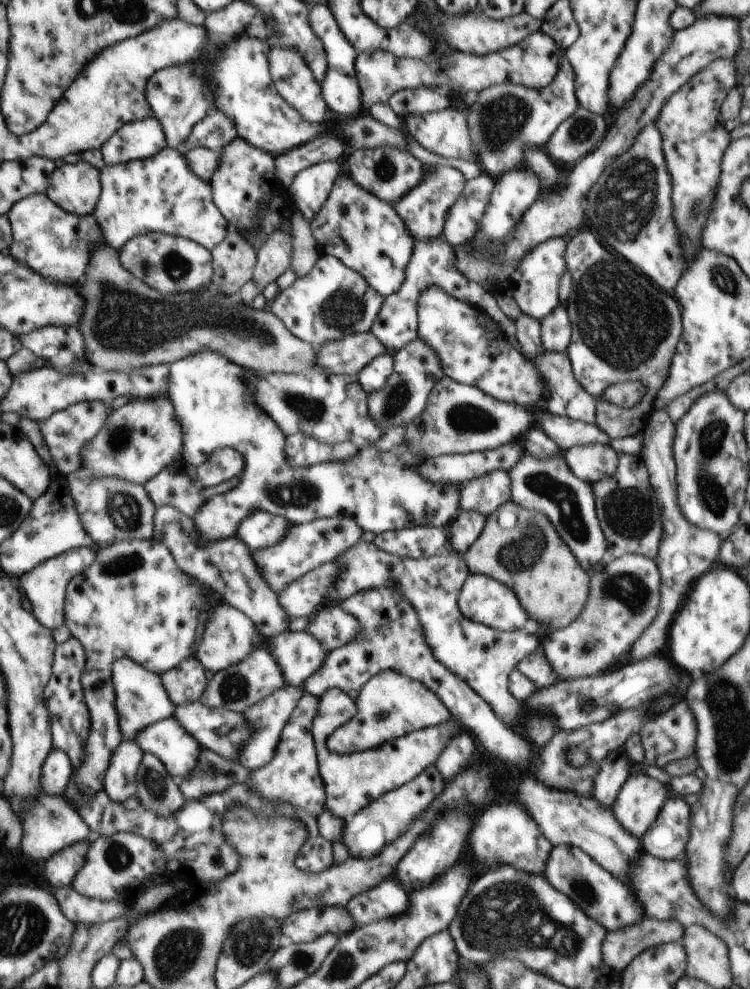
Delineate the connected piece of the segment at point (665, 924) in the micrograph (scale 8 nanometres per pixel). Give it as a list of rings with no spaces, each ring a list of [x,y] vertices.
[[[644,916],[639,923],[608,932],[601,948],[605,965],[621,973],[643,950],[654,945],[682,943],[684,931],[677,920],[661,921]]]

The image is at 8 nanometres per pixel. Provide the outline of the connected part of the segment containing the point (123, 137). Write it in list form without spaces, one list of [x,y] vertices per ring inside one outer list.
[[[152,116],[124,125],[100,150],[106,165],[117,165],[154,156],[166,146],[163,128]]]

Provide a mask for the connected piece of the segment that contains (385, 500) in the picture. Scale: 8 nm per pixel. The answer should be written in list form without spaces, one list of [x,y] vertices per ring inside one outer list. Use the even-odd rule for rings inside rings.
[[[216,351],[188,355],[173,362],[169,367],[167,392],[183,428],[184,446],[180,461],[197,467],[216,449],[232,447],[244,455],[249,466],[249,469],[245,470],[243,482],[224,494],[214,495],[202,503],[194,514],[195,529],[201,542],[206,545],[209,542],[236,537],[240,523],[248,515],[258,511],[286,517],[292,525],[301,525],[316,519],[350,517],[362,527],[363,532],[374,532],[379,536],[388,531],[418,525],[447,529],[461,510],[459,507],[461,485],[440,484],[422,478],[418,472],[422,458],[408,443],[403,442],[385,452],[378,451],[374,446],[364,447],[359,449],[355,457],[345,461],[328,461],[312,467],[290,467],[285,453],[287,436],[276,421],[261,411],[255,403],[253,394],[245,383],[247,367],[240,366],[232,361],[232,358]]]

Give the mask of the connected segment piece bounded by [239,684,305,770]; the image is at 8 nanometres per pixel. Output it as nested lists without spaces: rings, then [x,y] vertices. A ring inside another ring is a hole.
[[[285,684],[276,690],[276,692],[263,698],[259,703],[251,706],[244,712],[249,723],[253,726],[253,738],[241,751],[241,758],[239,759],[241,765],[254,770],[266,766],[273,759],[281,739],[281,732],[284,726],[287,725],[288,720],[290,720],[298,701],[302,698],[304,693],[305,691],[301,687]]]

